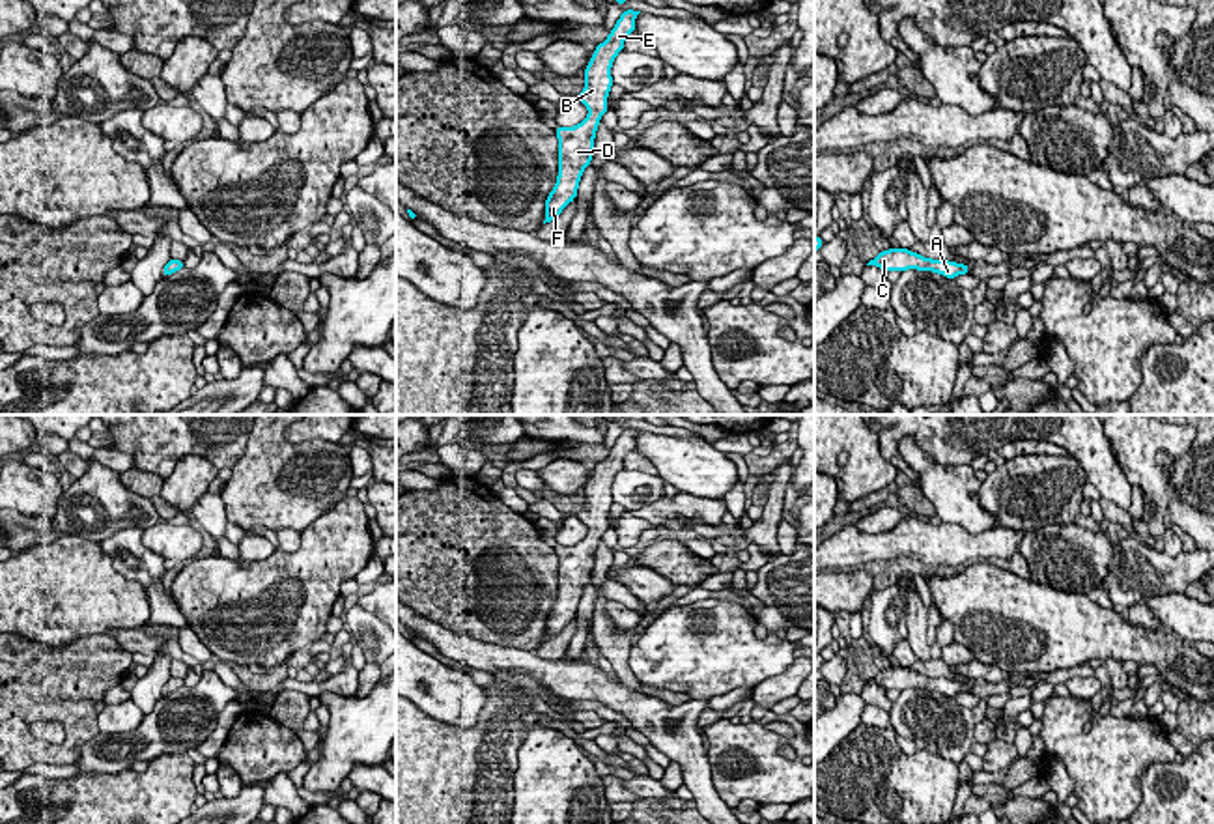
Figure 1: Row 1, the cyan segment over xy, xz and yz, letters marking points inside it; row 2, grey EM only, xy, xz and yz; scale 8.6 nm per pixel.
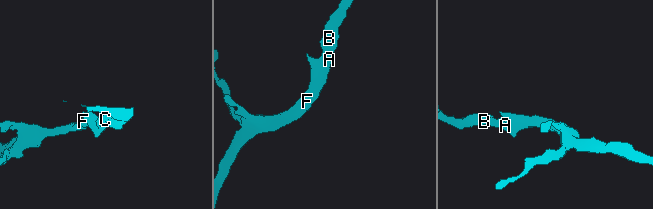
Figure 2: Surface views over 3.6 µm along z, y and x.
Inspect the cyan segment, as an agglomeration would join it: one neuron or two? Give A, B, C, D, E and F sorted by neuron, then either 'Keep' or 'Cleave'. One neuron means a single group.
Groups: A B C D E F. Keep

